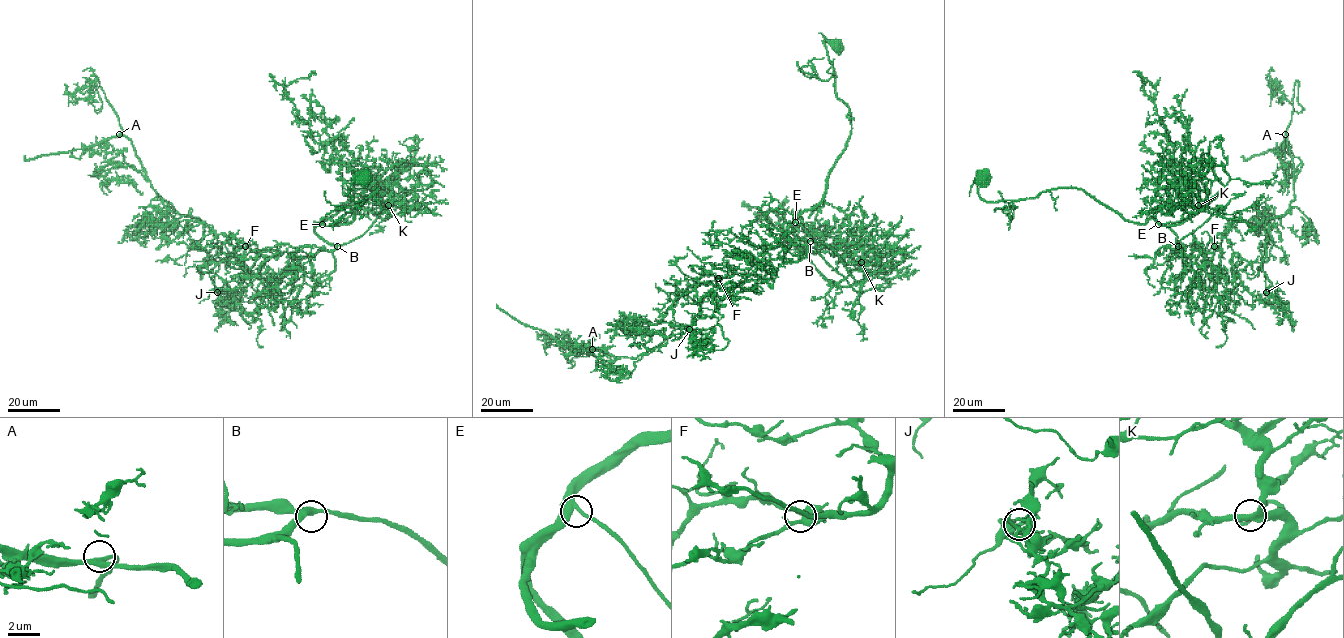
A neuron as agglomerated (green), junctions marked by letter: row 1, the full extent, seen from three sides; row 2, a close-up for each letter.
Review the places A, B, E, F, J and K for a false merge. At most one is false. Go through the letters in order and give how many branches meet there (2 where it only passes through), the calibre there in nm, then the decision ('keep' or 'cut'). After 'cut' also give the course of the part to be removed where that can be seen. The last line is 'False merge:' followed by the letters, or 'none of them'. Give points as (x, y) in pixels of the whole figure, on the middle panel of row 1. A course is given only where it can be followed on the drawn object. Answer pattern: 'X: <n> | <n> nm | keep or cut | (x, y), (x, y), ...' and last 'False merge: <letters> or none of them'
A: 3 | 280 nm | keep
B: 3 | 360 nm | keep
E: 2 | 400 nm | keep
F: 3 | 440 nm | keep
J: 2 | 240 nm | cut | (689, 329), (711, 351), (729, 340), (719, 324), (677, 329), (636, 358), (593, 349), (573, 365), (555, 333)
K: 3 | 360 nm | keep
False merge: J

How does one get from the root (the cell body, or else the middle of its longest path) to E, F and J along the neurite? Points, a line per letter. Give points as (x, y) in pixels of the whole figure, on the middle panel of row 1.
E: (836, 45), (822, 41), (835, 73), (835, 94), (849, 110), (851, 134), (822, 199), (795, 222)
F: (836, 45), (822, 41), (851, 134), (822, 199), (786, 233), (790, 240), (808, 240), (718, 278)
J: (836, 45), (822, 41), (851, 134), (786, 233), (808, 240), (751, 290), (707, 295), (689, 329)

